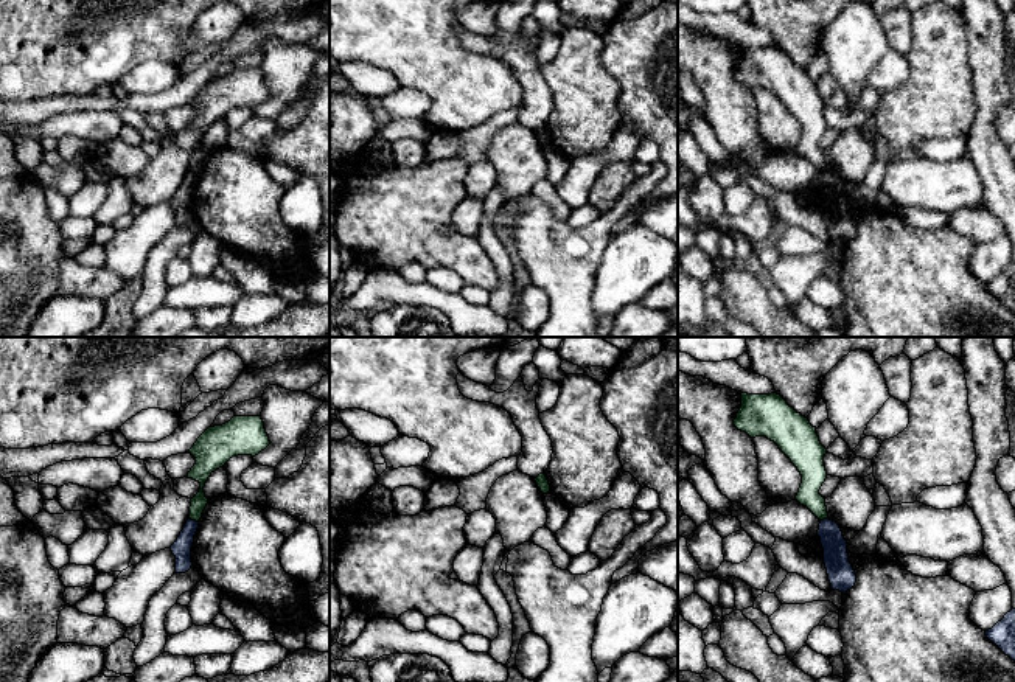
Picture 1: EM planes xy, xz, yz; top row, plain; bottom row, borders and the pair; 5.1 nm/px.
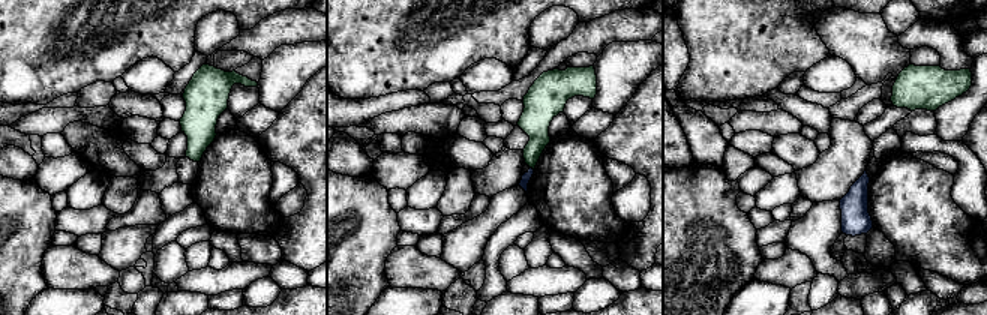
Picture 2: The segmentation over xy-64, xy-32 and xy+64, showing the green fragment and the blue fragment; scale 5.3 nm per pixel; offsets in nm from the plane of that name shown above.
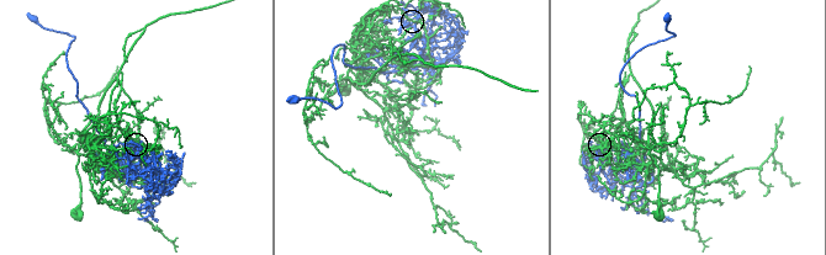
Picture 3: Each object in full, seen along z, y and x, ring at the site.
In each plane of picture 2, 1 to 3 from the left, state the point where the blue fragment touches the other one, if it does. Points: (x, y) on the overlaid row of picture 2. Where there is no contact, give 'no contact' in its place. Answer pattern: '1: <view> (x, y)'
1: no contact
2: xy-32 (531, 167)
3: no contact

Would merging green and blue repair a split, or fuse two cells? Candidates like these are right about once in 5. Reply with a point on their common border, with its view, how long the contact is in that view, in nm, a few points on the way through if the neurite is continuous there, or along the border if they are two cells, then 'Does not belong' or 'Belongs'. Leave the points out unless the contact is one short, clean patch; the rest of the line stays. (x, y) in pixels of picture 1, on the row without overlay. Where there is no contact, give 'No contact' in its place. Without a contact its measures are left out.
Touches green at xy (195, 171). Shared border 50 nm. Boundary: xy (190, 170), (198, 174). Does not belong

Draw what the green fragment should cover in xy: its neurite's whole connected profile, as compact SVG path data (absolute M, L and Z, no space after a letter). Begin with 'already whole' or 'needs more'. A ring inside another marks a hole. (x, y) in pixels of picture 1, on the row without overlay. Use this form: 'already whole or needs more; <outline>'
already whole; M233 68L222 78L208 79L188 103L196 110L196 117L187 129L201 135L199 144L191 151L190 171L201 172L208 155L204 138L216 121L232 109L255 109L269 96L261 68Z

